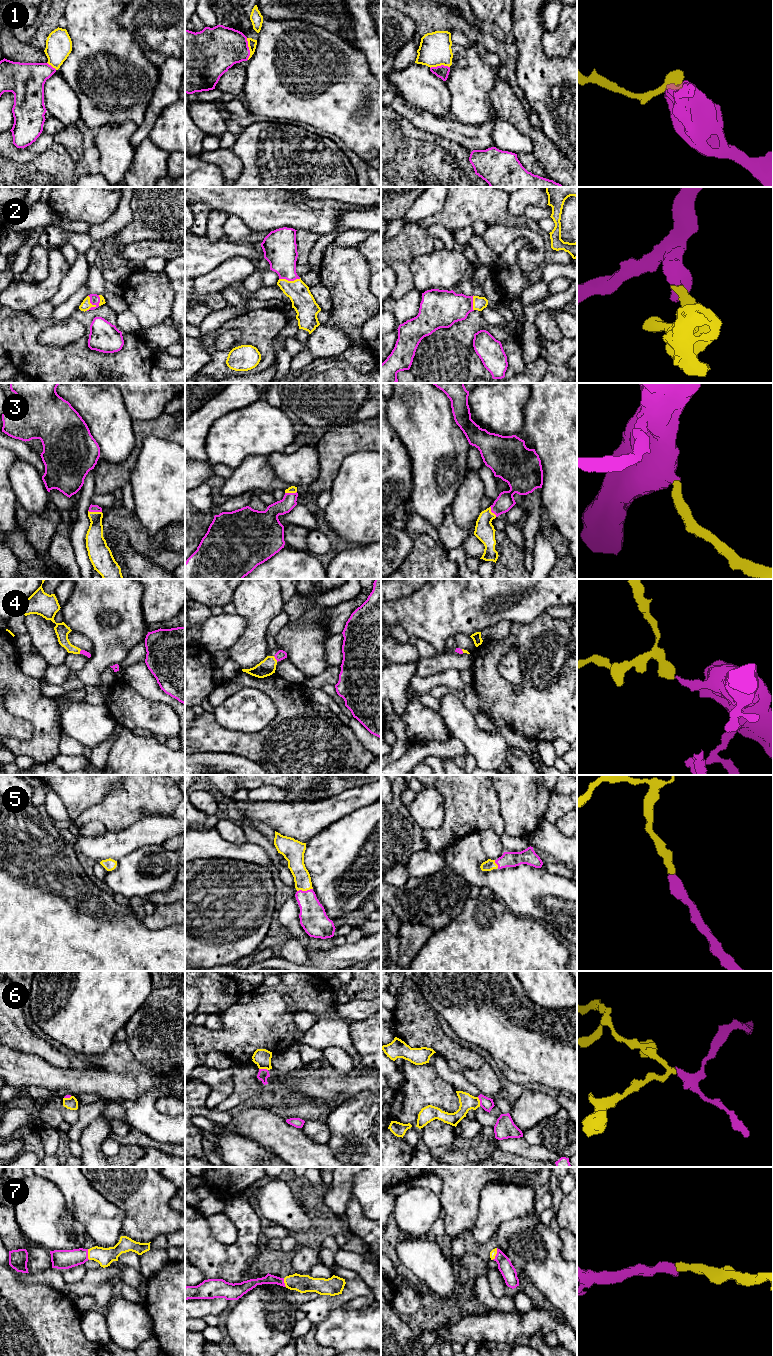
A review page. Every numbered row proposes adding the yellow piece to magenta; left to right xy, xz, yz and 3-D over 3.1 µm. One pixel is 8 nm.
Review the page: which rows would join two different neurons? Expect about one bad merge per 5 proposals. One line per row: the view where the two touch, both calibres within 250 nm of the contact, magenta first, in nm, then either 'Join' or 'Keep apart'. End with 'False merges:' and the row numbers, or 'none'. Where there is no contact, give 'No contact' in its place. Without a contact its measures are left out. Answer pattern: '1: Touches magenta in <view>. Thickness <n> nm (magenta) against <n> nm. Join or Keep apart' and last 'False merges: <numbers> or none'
1: Touches magenta in xz. Thickness 360 nm (magenta) against 70 nm. Keep apart
2: Touches magenta in xy. Thickness 80 nm (magenta) against 80 nm. Join
3: Touches magenta in xy. Thickness 60 nm (magenta) against 160 nm. Join
4: Touches magenta in xz. Thickness 80 nm (magenta) against 140 nm. Join
5: Touches magenta in xz. Thickness 220 nm (magenta) against 140 nm. Join
6: Touches magenta in xz. Thickness 90 nm (magenta) against 140 nm. Join
7: Touches magenta in xy. Thickness 160 nm (magenta) against 140 nm. Join
False merges: 1

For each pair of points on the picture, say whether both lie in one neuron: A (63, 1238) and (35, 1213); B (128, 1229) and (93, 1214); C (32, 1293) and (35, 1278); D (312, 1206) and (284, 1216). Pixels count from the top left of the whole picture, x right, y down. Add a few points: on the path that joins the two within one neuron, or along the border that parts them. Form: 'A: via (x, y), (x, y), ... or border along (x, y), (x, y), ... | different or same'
A: via (56, 1231), (42, 1217) | same
B: border along (112, 1204), (115, 1204), (124, 1213), (120, 1235) | different
C: border along (13, 1272), (21, 1282), (41, 1283), (56, 1290) | different
D: border along (295, 1195), (298, 1202), (313, 1217) | different

